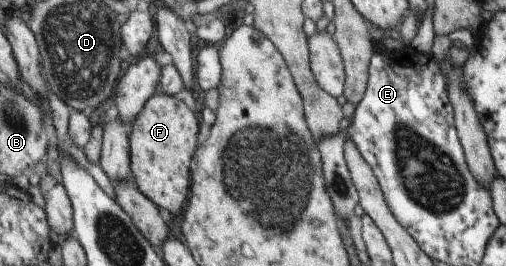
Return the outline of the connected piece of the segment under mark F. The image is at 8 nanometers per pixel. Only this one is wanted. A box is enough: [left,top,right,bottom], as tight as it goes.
[128,93,199,215]

